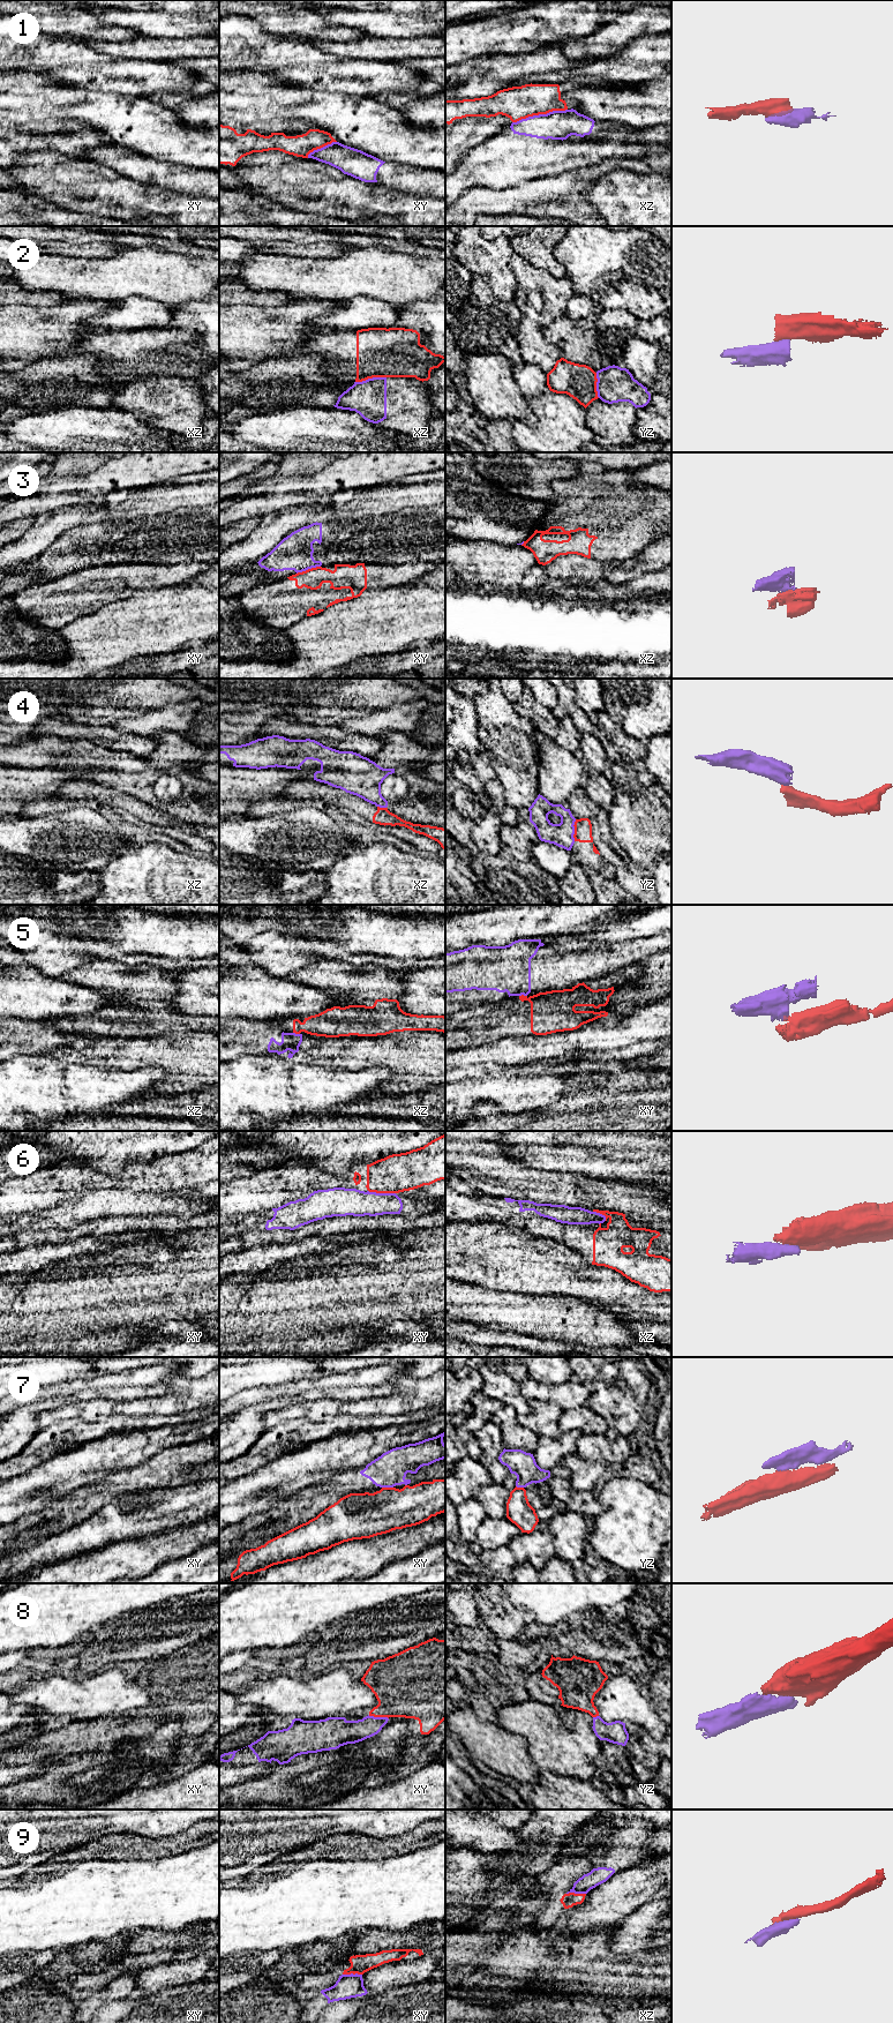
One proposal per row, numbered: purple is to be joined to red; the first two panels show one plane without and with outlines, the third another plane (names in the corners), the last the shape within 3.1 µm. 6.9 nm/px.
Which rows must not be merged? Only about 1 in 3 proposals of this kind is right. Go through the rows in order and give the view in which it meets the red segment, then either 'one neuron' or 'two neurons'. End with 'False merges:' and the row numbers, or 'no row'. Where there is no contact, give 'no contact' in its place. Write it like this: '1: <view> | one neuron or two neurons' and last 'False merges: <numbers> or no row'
1: xz | two neurons
2: xz | two neurons
3: xy | two neurons
4: yz | two neurons
5: xy | two neurons
6: xy | two neurons
7: xy | two neurons
8: xy | one neuron
9: xy | two neurons
False merges: 1, 2, 3, 4, 5, 6, 7, 9

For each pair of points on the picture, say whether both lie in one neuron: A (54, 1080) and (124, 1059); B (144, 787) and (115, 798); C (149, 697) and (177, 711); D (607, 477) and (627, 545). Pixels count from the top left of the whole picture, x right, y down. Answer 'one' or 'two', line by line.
A: two
B: two
C: two
D: one

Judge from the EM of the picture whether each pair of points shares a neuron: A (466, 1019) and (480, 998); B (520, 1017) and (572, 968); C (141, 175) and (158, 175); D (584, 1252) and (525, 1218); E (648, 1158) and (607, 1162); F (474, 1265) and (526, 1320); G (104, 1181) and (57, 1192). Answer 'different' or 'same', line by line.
A: different
B: different
C: same
D: same
E: same
F: different
G: same

